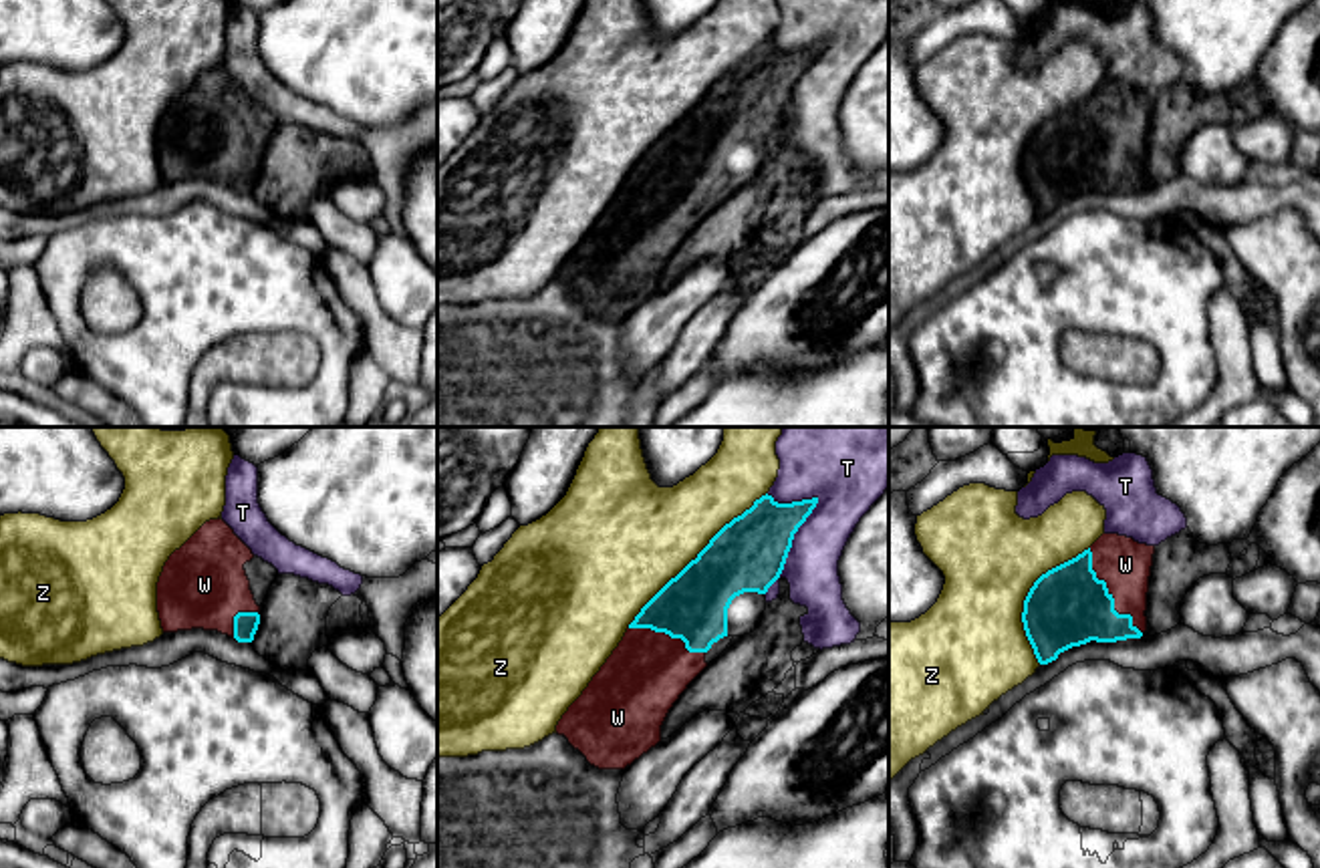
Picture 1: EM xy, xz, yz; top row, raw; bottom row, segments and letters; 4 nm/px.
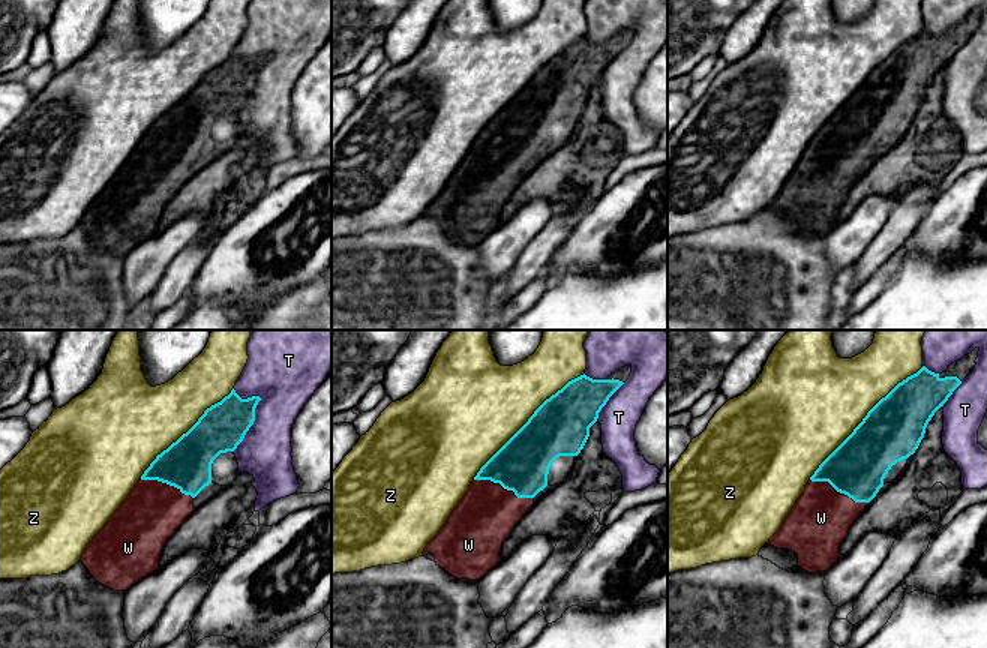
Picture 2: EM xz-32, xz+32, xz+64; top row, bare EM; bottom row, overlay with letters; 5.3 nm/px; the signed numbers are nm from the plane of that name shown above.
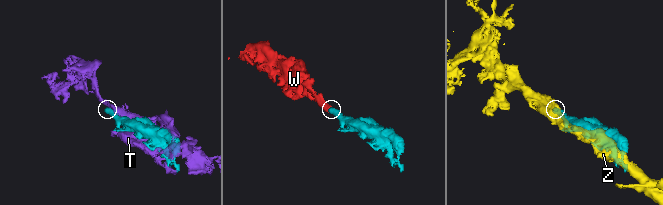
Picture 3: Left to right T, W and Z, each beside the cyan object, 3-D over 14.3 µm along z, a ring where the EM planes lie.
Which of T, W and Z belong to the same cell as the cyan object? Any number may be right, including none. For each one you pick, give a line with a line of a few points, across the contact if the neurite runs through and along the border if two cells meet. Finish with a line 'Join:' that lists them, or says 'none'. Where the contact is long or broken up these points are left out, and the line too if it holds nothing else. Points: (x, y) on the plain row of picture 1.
Join: W

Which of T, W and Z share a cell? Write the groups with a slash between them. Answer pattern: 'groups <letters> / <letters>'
groups T / W / Z

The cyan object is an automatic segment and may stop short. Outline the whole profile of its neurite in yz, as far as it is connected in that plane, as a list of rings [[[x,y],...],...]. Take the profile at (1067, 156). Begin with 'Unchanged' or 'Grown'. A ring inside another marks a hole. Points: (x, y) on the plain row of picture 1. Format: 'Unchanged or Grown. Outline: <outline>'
Grown. Outline: [[[1102,83],[1076,107],[1048,119],[1024,149],[1022,171],[1040,213],[1060,201],[1096,191],[1141,187],[1147,179],[1147,141],[1155,95],[1118,83]]]

